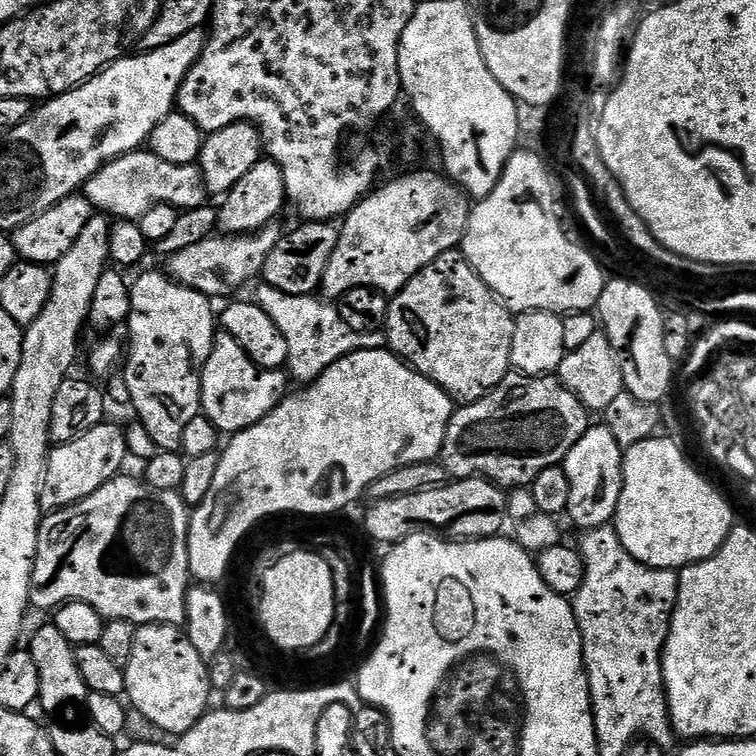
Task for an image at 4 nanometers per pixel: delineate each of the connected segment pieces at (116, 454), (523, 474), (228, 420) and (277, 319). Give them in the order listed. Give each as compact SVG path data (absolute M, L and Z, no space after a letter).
M111 422L94 426L94 430L82 434L82 438L74 438L74 442L55 445L48 453L44 485L40 491L41 509L45 513L57 512L59 508L77 504L115 476L121 475L123 468L120 467L128 459L124 428Z
M509 374L493 392L488 392L473 404L457 407L452 413L444 445L438 450L439 463L443 464L452 480L483 478L505 490L531 485L542 470L555 464L563 465L566 454L590 427L590 413L582 401L555 375L525 376Z
M221 331L212 341L210 358L202 362L200 372L200 406L203 415L221 434L235 434L266 418L289 395L290 380L279 368L260 368L230 338Z
M261 283L259 287L256 296L254 295L254 302L262 310L266 310L270 318L274 318L274 326L278 326L278 330L282 332L282 338L286 338L288 351L286 368L293 381L317 380L331 364L338 362L346 354L355 352L357 348L385 347L386 336L383 331L355 332L350 330L350 326L342 322L339 307L319 295L282 294L282 290L274 290L274 286L266 283Z

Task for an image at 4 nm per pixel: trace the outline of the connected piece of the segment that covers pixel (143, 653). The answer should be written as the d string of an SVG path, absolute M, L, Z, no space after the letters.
M146 624L137 627L134 654L124 669L126 700L135 711L146 714L150 722L170 730L177 738L189 732L209 711L208 696L213 695L208 680L208 664L194 650L187 635L174 624Z

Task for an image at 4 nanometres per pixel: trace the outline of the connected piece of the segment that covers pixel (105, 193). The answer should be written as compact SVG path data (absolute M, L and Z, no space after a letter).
M151 150L127 152L114 158L84 183L82 194L97 213L109 212L116 220L139 221L140 217L159 204L168 204L179 210L202 208L206 204L204 175L196 164L174 166L174 162L158 158L158 154Z

